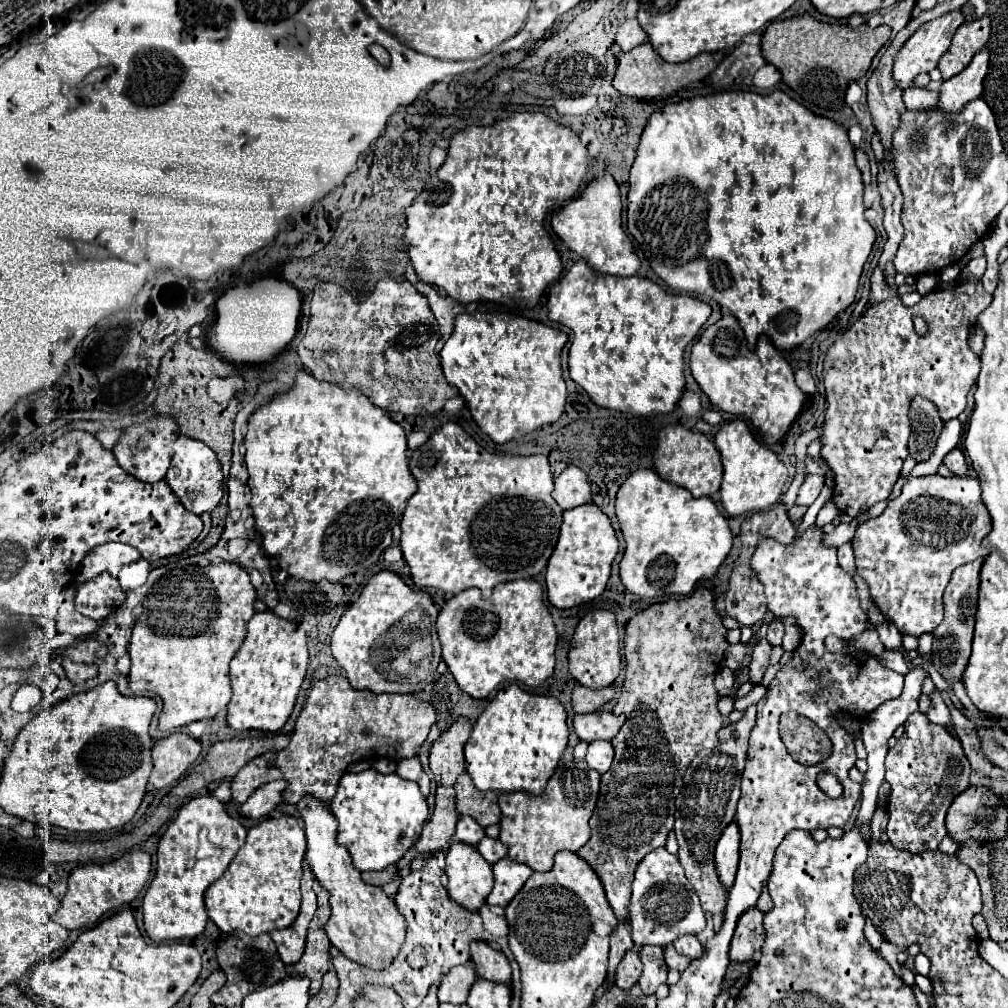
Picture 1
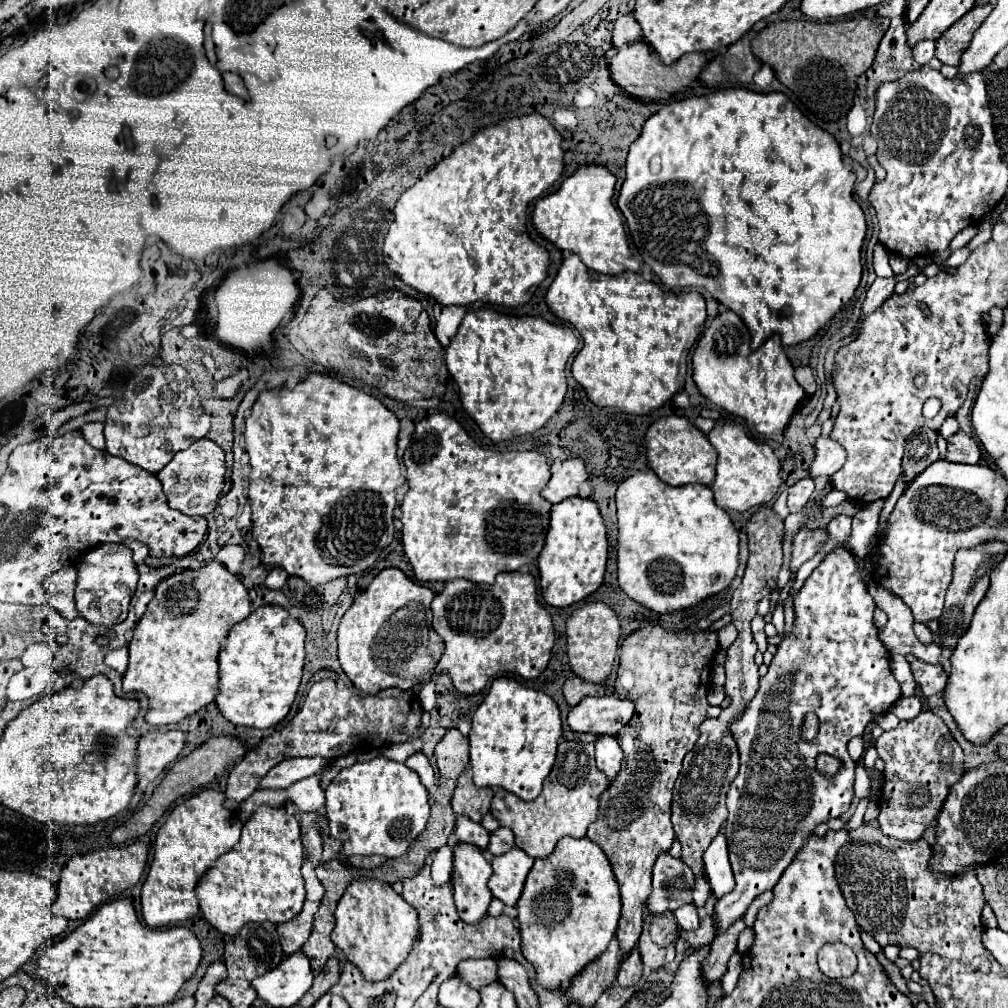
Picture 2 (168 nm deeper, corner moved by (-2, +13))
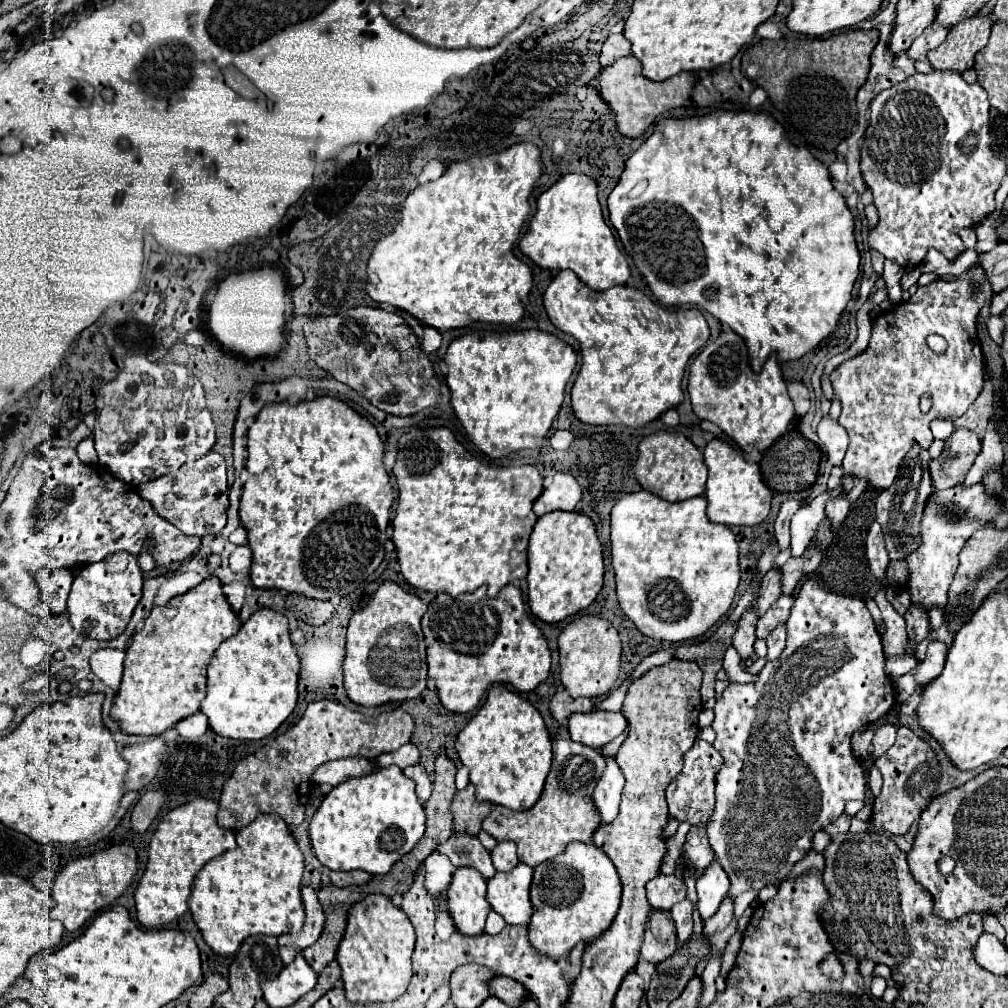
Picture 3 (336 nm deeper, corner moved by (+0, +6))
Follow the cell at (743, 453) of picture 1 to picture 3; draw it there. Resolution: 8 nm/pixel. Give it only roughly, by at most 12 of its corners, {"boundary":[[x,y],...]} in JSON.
{"boundary":[[721,439],[703,449],[707,519],[751,527],[773,493]]}

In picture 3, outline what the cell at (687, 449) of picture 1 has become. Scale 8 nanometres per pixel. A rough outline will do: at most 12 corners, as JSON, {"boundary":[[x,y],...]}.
{"boundary":[[681,433],[639,443],[635,479],[665,501],[703,495],[703,453]]}

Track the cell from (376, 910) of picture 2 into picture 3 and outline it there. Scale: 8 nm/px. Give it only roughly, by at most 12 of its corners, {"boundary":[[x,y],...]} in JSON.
{"boundary":[[385,895],[349,909],[337,951],[349,1003],[395,1001],[415,931]]}

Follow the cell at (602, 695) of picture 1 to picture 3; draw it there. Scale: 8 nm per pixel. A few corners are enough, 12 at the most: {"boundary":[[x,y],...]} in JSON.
{"boundary":[[557,691],[549,703],[555,721],[563,723],[571,713],[589,713],[593,701],[571,699]]}

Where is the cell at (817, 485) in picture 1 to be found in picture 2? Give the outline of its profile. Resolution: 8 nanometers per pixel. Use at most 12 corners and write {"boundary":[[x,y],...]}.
{"boundary":[[831,438],[815,442],[811,478],[831,478],[845,450]]}

